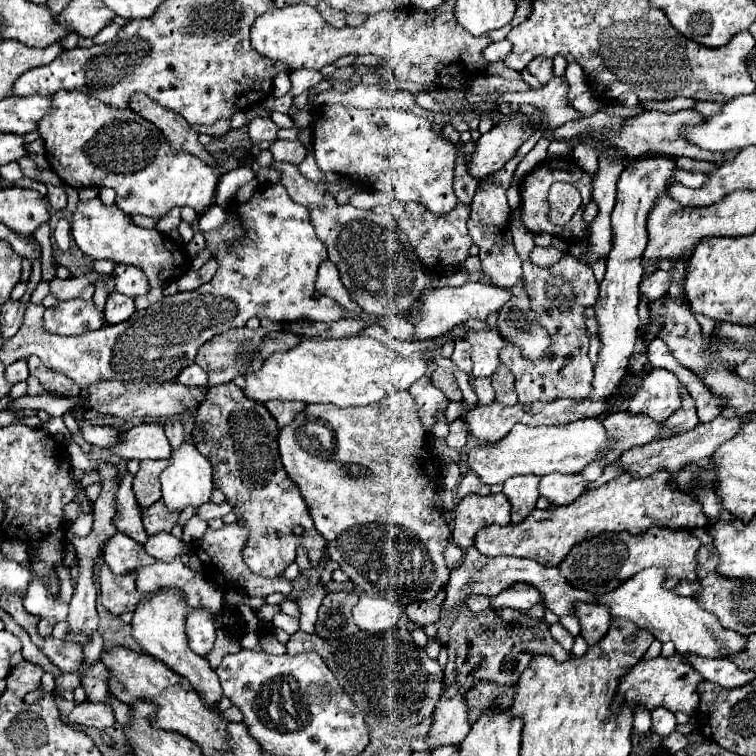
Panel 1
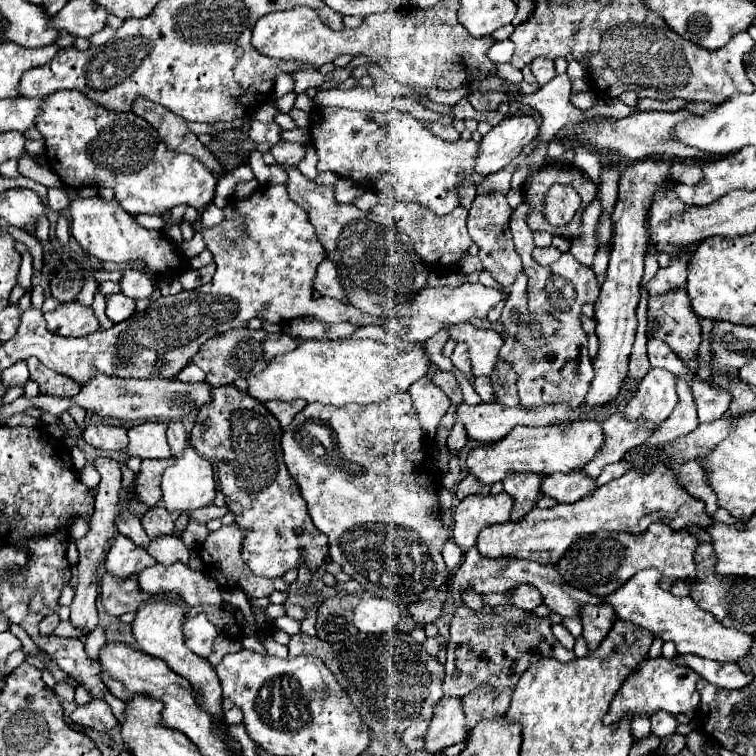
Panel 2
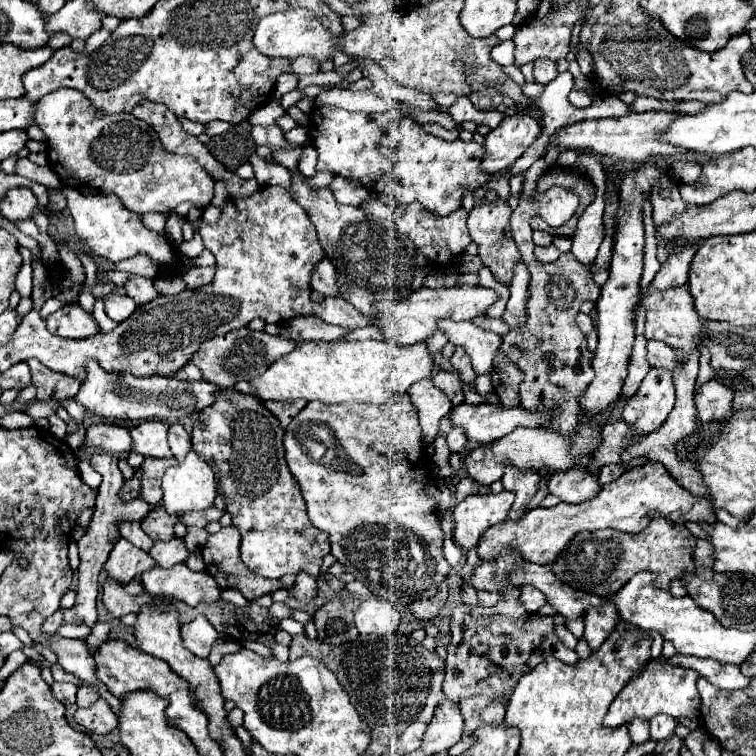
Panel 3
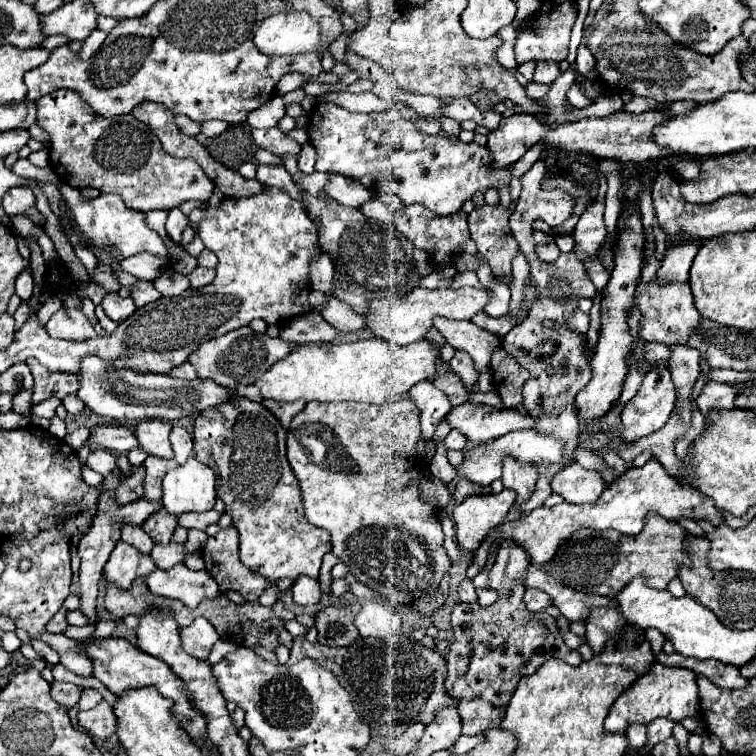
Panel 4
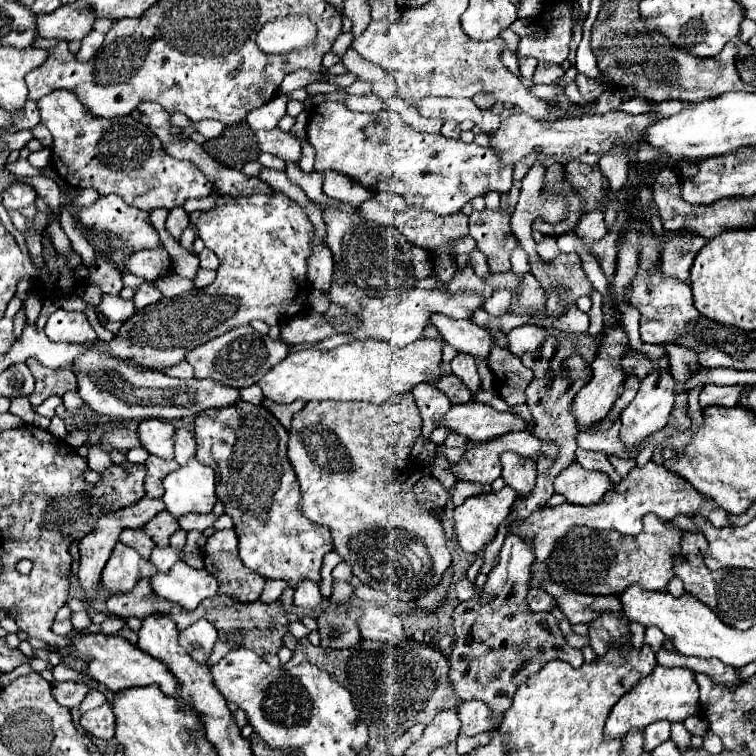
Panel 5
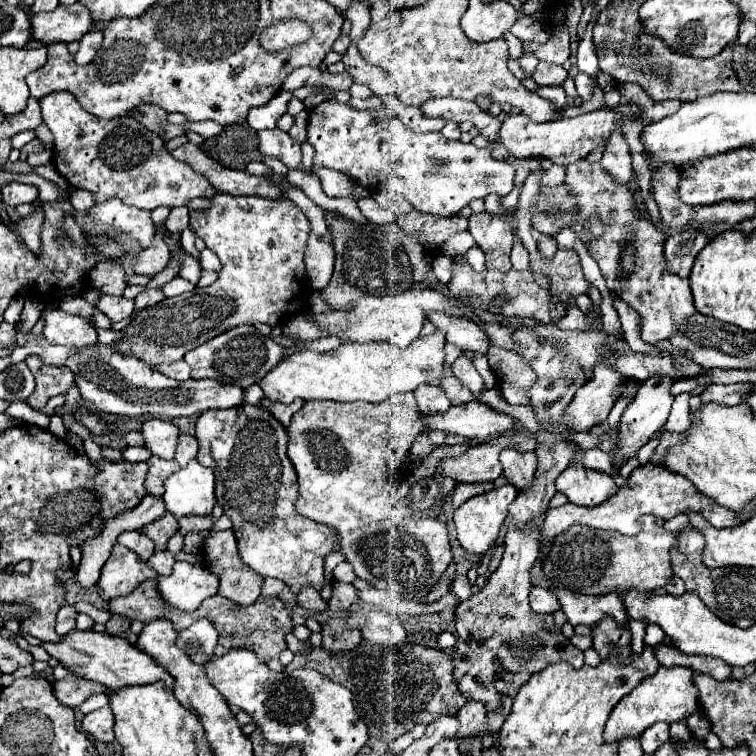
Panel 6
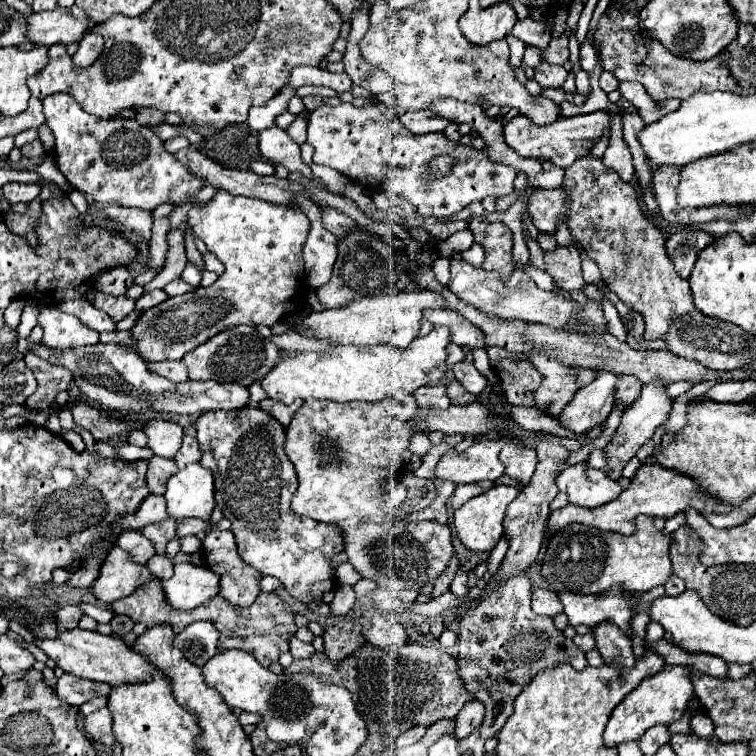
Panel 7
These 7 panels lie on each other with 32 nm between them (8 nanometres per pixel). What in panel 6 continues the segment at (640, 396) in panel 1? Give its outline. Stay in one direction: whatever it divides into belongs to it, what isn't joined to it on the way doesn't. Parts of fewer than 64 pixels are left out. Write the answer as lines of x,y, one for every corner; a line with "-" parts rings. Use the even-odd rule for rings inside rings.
656,376
656,380
646,380
642,386
640,386
640,392
636,394
636,398
626,406
624,414
622,414
622,422
620,422
620,428
618,428
618,442
620,442
620,448
616,452
612,452
612,474
618,474
620,466
636,456
638,448
644,446
668,420
668,414
670,414
670,408
672,408
672,394
670,394
670,386
672,386
672,380
664,380
660,376

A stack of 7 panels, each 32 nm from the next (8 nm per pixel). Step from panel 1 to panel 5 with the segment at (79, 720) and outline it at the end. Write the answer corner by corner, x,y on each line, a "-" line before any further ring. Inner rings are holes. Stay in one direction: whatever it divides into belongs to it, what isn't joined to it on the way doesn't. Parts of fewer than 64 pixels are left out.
104,704
100,708
94,708
86,714
82,714
80,726
90,736
96,736
100,740
112,740
114,738
114,712
112,712
110,704

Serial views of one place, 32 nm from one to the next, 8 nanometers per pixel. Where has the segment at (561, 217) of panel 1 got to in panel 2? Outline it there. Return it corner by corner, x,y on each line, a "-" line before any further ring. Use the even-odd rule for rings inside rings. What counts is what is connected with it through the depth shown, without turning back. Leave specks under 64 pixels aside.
554,184
544,196
544,216
552,226
566,224
580,208
580,196
572,186

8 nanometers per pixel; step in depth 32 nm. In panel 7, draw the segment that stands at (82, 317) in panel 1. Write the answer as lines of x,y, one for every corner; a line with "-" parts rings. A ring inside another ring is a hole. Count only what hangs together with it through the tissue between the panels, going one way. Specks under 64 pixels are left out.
46,306
38,314
38,324
44,330
42,342
50,348
78,348
96,344
100,334
84,328
80,320
72,314
64,314
54,306

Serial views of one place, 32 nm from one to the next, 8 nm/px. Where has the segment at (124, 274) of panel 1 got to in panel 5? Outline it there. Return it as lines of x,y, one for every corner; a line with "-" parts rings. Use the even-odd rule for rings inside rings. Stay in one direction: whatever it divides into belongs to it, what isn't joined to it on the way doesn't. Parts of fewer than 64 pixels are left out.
142,284
134,296
134,304
136,304
136,308
144,308
148,304
158,302
160,298
162,298
162,292
158,288
154,288
150,284

